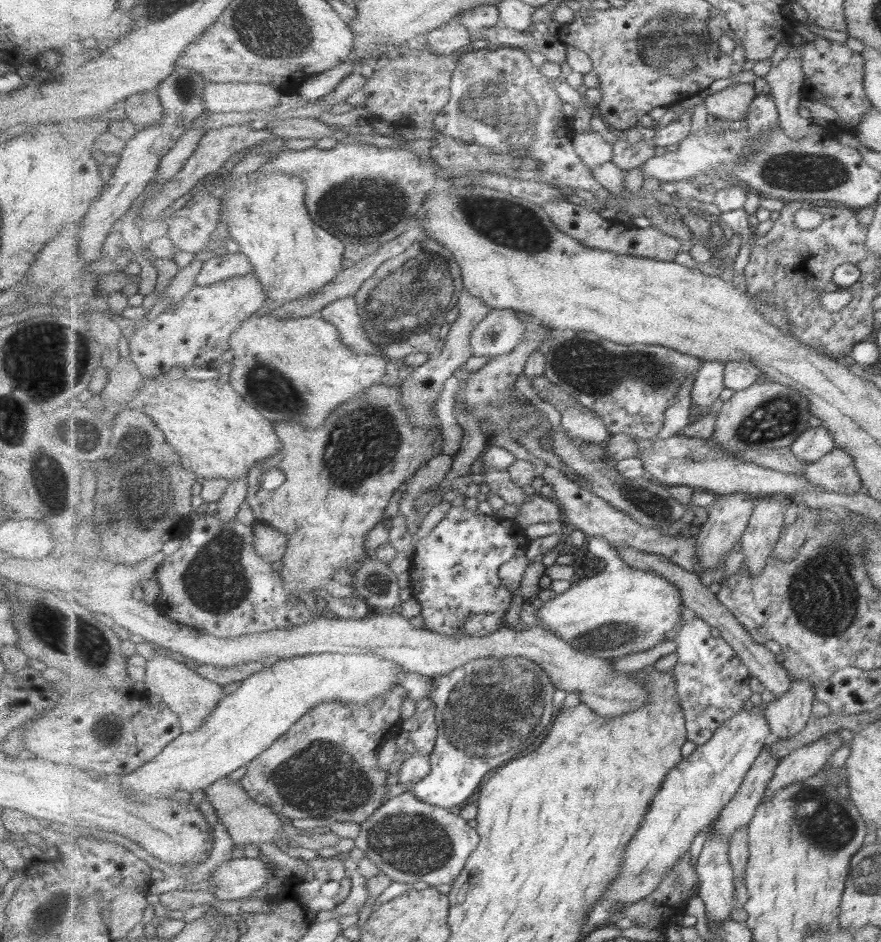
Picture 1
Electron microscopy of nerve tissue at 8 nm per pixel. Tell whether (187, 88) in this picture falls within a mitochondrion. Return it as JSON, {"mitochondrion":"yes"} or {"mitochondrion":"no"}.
{"mitochondrion":"yes"}

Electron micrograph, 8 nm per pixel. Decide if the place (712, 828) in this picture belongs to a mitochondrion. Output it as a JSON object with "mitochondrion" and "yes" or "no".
{"mitochondrion":"no"}

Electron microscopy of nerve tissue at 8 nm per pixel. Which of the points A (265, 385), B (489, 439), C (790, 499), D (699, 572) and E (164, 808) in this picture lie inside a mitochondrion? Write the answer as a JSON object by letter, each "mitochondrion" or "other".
{"A":"mitochondrion","B":"other","C":"other","D":"other","E":"other"}

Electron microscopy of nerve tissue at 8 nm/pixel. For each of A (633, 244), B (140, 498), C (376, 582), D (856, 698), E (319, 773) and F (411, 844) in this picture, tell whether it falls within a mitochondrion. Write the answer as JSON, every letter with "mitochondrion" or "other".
{"A":"other","B":"mitochondrion","C":"mitochondrion","D":"other","E":"mitochondrion","F":"mitochondrion"}

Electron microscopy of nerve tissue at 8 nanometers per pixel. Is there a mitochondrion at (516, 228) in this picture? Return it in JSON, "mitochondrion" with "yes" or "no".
{"mitochondrion":"yes"}

